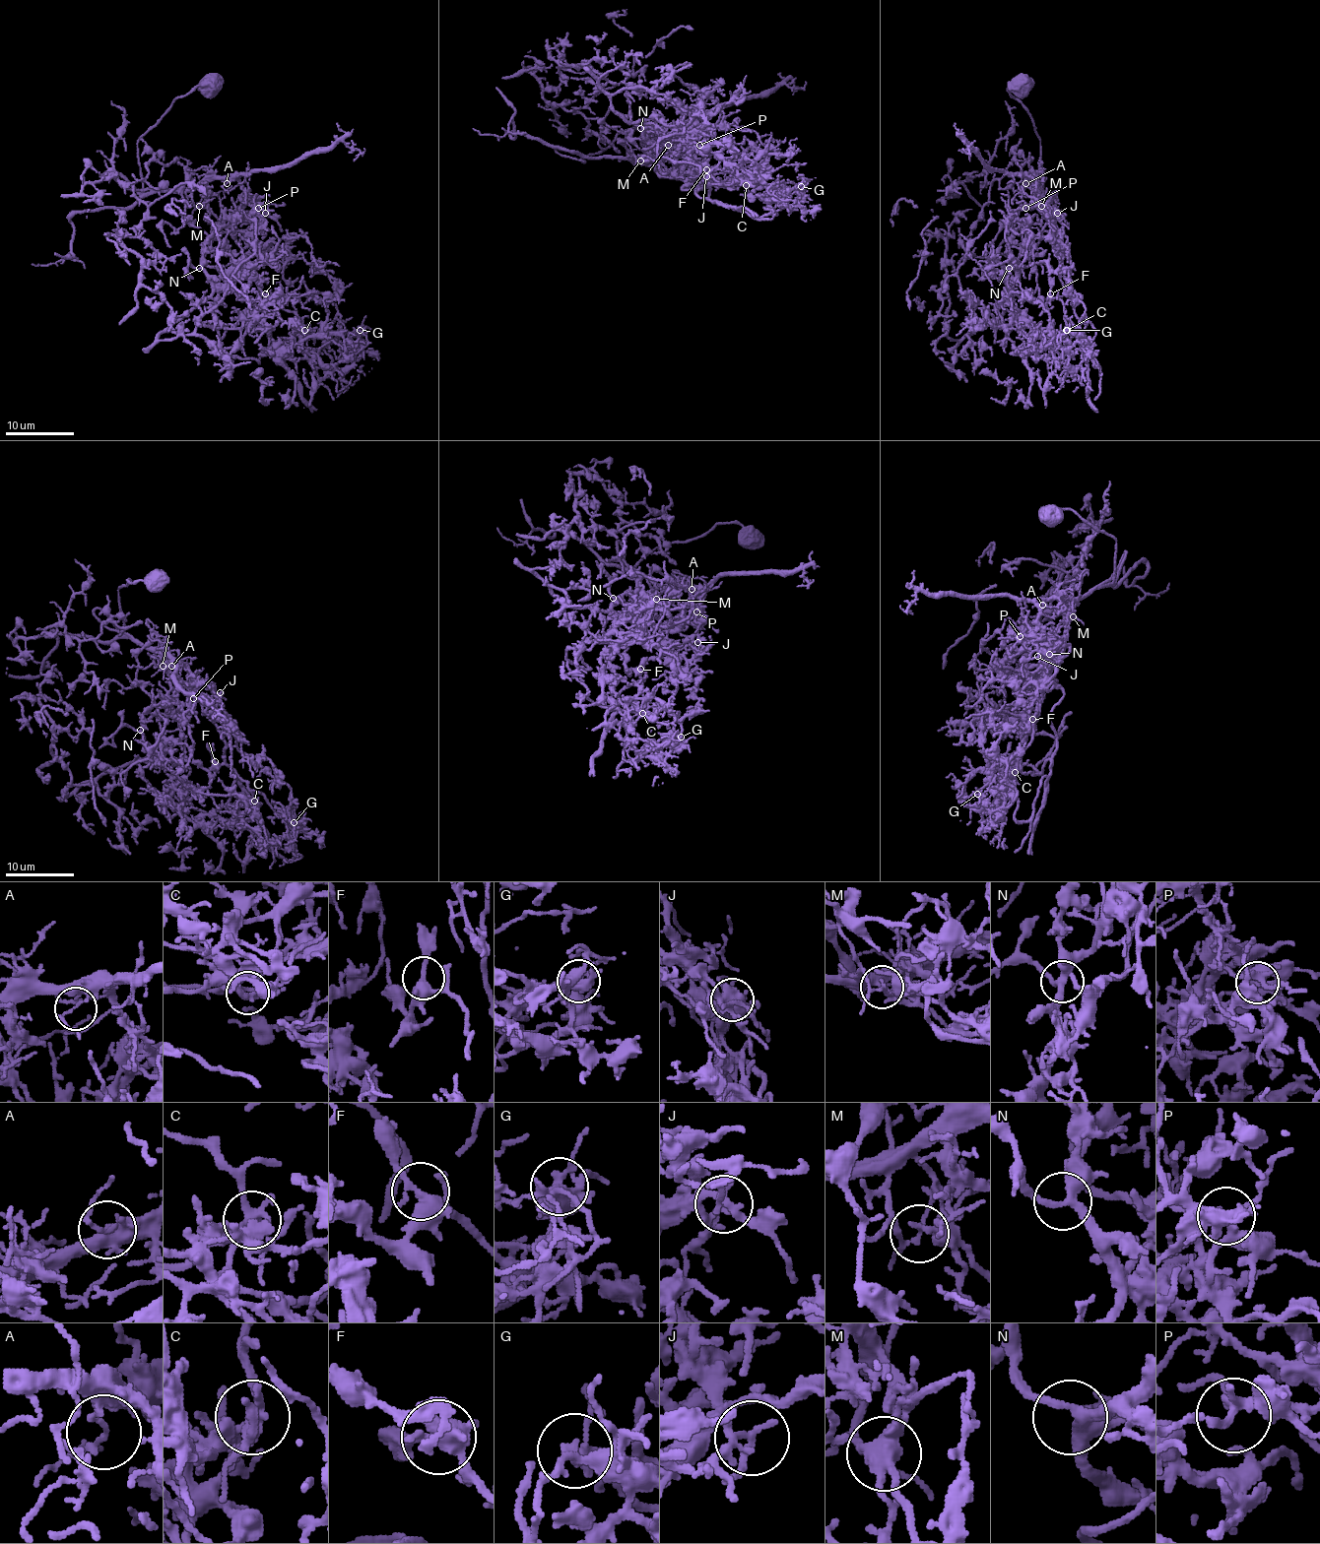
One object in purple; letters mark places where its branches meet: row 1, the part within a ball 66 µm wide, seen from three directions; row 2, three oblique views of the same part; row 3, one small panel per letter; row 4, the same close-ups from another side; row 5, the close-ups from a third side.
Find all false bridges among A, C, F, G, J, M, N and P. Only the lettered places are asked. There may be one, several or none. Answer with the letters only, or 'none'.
C, M

